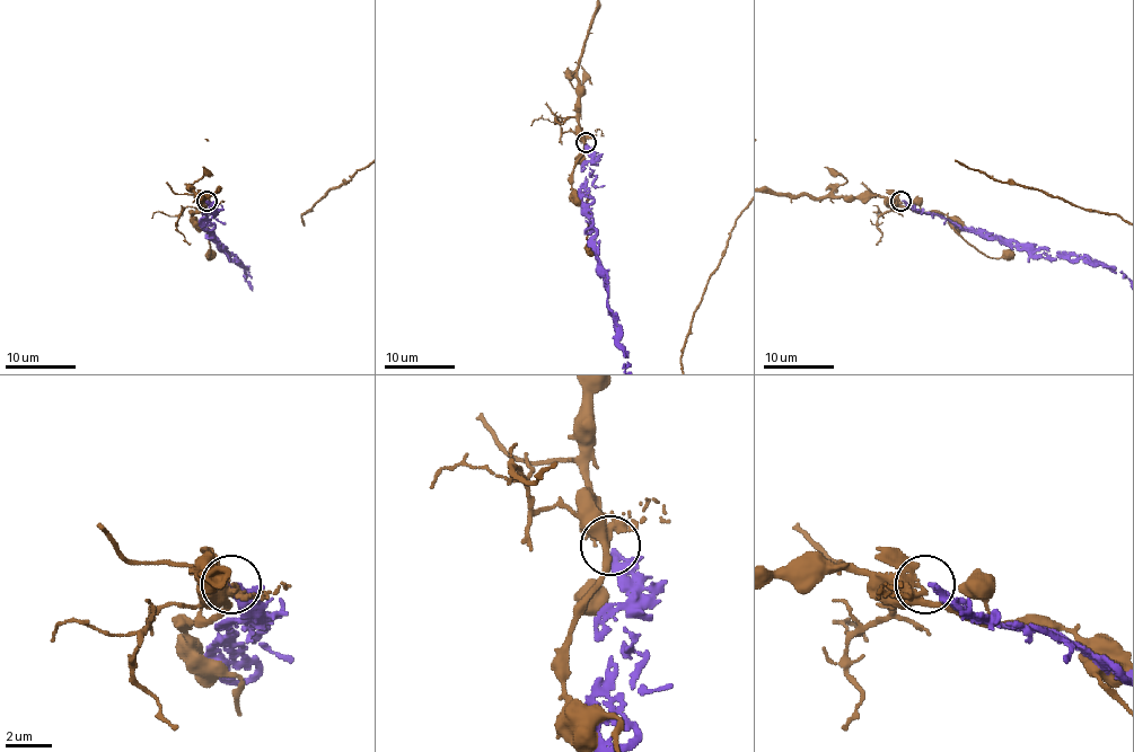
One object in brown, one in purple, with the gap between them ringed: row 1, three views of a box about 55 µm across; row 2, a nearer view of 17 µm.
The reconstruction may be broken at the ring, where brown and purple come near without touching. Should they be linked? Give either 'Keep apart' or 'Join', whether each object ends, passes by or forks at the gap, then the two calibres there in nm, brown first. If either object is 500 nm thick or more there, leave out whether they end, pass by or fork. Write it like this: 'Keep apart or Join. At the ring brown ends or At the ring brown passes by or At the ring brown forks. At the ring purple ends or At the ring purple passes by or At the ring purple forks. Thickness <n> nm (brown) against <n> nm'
Keep apart. At the ring brown passes by. At the ring purple ends. Thickness 320 nm (brown) against 340 nm

